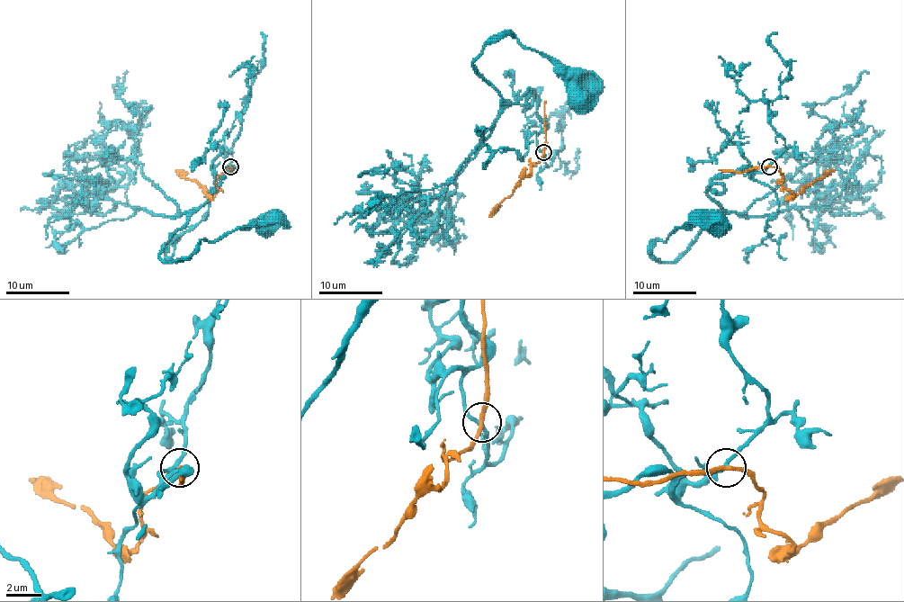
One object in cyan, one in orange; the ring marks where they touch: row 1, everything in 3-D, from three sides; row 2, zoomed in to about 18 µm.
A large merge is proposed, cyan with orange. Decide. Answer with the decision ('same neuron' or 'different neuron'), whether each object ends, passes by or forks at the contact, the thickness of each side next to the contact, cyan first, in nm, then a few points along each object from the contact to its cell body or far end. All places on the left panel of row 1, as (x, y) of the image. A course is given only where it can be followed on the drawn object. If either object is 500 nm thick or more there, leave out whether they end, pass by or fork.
different neuron; cyan passes by; orange passes by; 200 nm thick on the cyan side, 190 nm on the other; cyan runs (230, 165), (223, 168), (230, 168), (215, 193), (159, 256), (182, 262), (199, 242), (267, 223); orange runs (230, 166), (218, 176), (213, 195), (209, 195), (194, 181), (175, 170)

